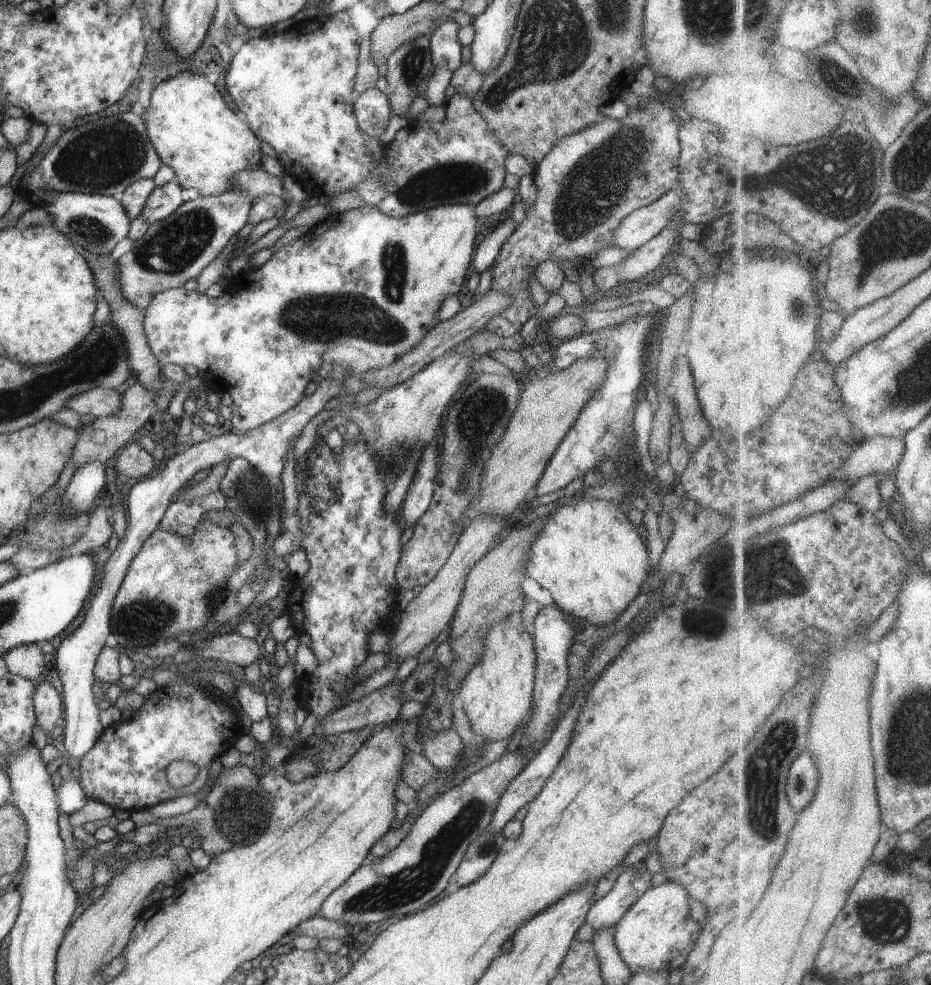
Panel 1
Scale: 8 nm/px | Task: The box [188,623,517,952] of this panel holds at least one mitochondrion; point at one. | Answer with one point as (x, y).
(410, 884)

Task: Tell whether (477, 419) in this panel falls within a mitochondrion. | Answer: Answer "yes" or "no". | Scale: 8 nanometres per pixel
yes

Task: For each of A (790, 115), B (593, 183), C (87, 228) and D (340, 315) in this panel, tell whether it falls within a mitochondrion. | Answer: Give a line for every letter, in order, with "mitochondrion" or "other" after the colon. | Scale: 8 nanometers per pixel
A: other
B: mitochondrion
C: mitochondrion
D: mitochondrion

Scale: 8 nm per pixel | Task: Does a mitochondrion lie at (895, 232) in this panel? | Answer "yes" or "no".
yes

